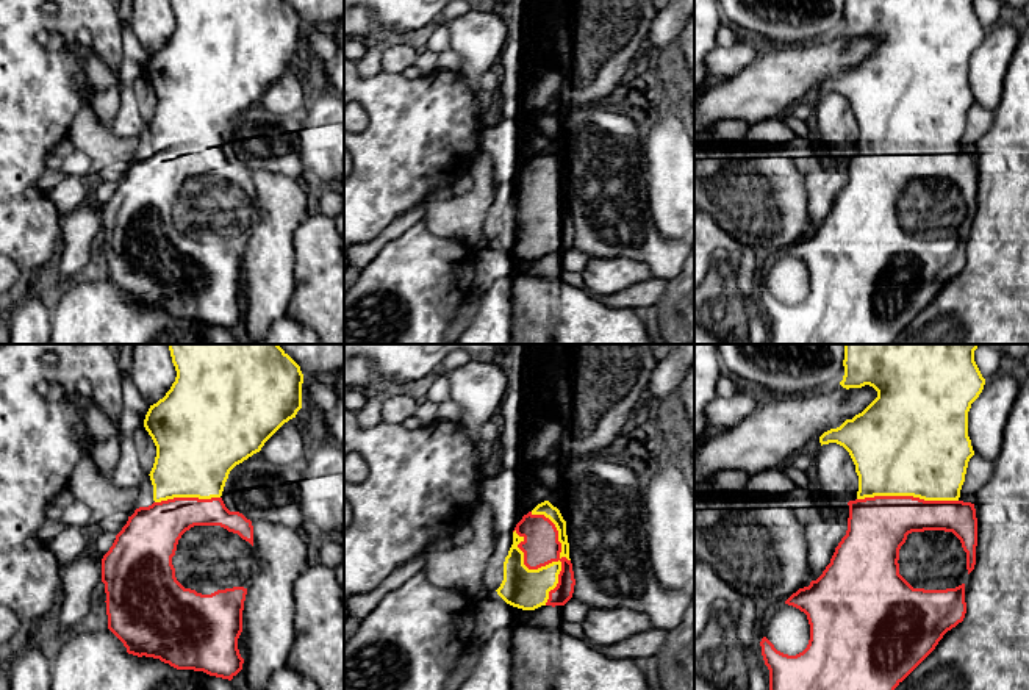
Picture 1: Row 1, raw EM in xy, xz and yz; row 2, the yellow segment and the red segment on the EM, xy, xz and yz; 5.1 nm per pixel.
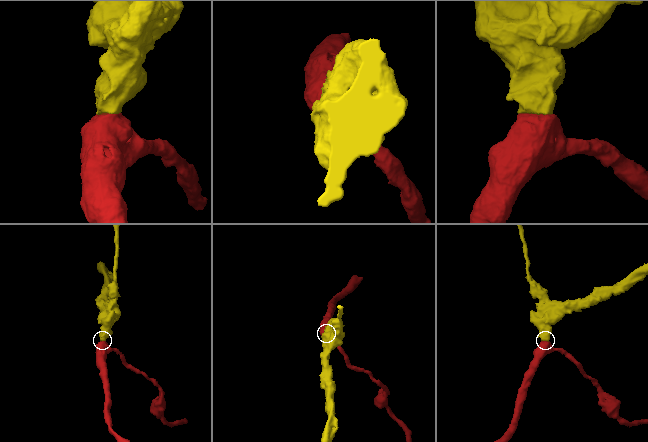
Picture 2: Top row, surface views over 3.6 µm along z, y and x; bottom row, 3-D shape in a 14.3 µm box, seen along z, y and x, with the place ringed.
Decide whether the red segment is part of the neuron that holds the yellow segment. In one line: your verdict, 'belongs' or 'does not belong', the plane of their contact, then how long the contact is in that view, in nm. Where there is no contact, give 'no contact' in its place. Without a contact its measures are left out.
belongs | xz | 480 nm

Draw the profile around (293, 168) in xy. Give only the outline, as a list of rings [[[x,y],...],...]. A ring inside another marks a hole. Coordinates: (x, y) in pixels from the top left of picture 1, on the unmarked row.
[[[261,100],[236,114],[225,131],[222,150],[250,171],[269,171],[305,181],[299,131],[302,114],[271,113]]]

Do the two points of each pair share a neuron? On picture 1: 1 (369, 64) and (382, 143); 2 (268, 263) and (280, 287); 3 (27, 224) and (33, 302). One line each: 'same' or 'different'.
1: different
2: same
3: different

